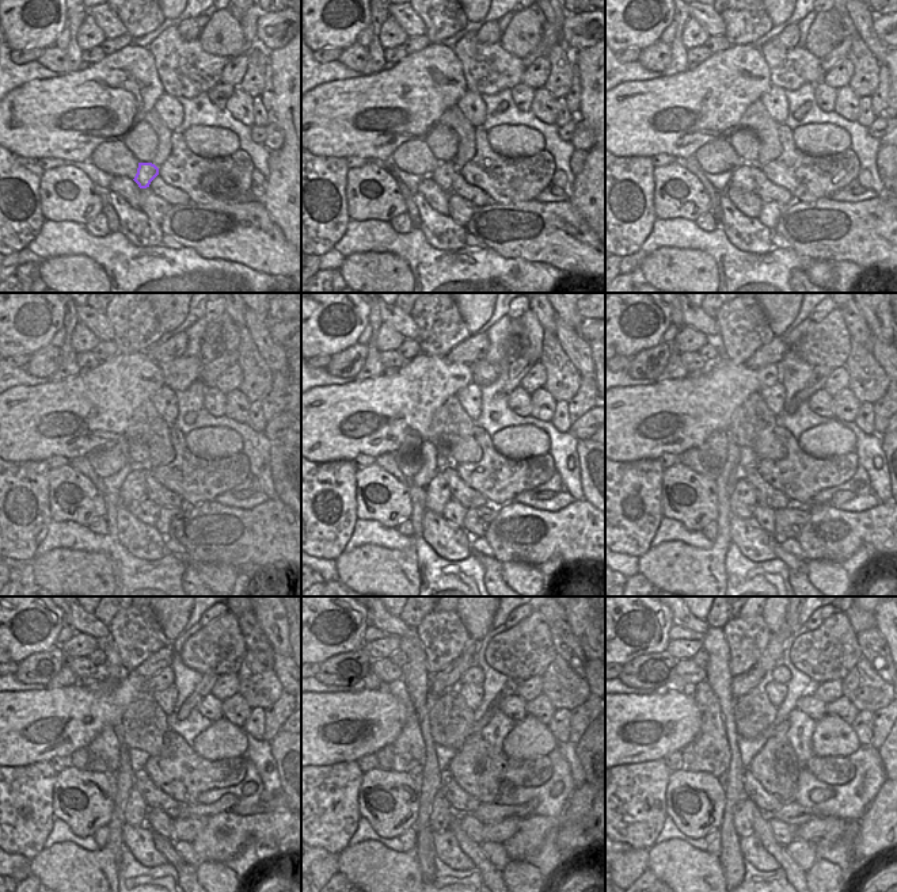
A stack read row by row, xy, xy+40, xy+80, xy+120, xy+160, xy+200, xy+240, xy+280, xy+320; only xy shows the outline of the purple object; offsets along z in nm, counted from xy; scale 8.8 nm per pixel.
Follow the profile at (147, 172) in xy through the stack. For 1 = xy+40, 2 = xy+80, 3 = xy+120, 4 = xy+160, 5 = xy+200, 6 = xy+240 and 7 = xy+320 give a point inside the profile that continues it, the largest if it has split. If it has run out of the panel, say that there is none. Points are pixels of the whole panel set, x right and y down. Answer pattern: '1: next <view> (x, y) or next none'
1: next xy+40 (444, 174)
2: next xy+80 (742, 178)
3: next xy+120 (133, 488)
4: next xy+160 (437, 492)
5: next xy+200 (742, 500)
6: next xy+240 (136, 811)
7: next xy+320 (742, 824)

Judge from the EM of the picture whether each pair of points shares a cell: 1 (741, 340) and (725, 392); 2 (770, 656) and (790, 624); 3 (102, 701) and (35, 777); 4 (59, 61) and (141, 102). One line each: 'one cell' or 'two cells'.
1: two cells
2: one cell
3: two cells
4: two cells

